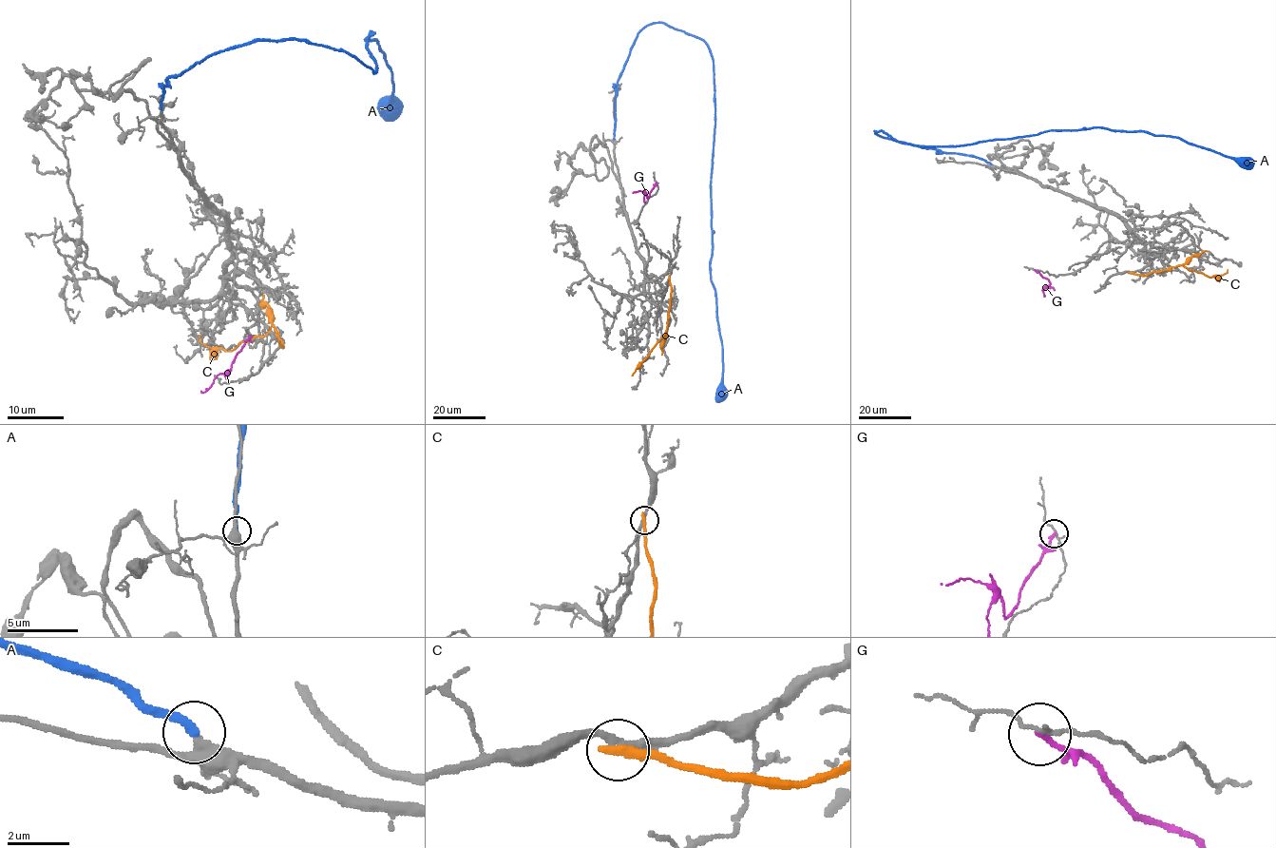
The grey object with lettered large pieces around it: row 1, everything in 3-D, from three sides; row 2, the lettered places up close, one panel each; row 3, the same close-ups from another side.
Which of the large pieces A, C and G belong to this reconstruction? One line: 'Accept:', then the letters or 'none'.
Accept: A

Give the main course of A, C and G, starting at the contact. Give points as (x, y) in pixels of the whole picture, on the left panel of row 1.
A: (161, 110), (166, 81), (250, 42), (302, 39), (375, 72), (370, 31), (390, 68), (392, 105), (382, 114)
C: (278, 341), (282, 346), (273, 325), (264, 336), (242, 341), (229, 351), (207, 346), (199, 336)
G: (250, 337), (231, 369), (217, 376), (205, 392), (201, 390)

